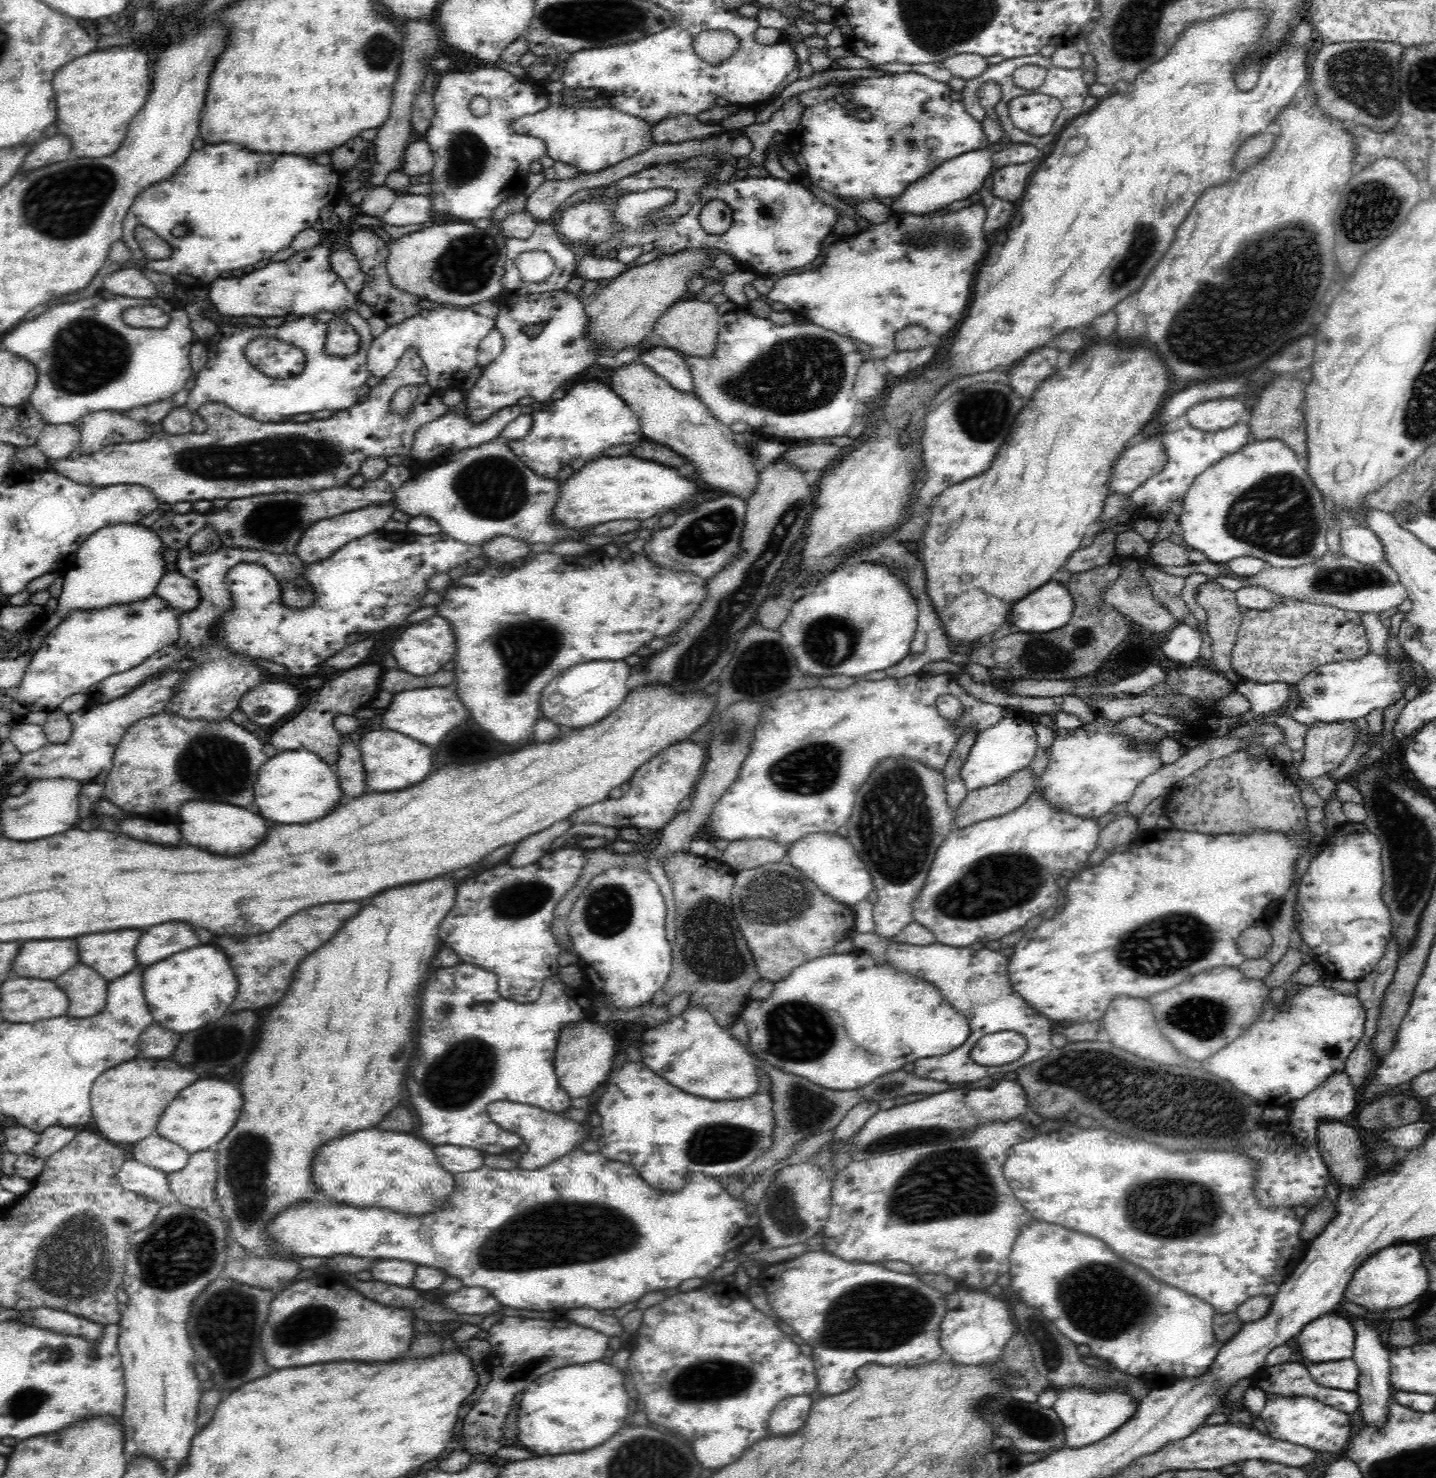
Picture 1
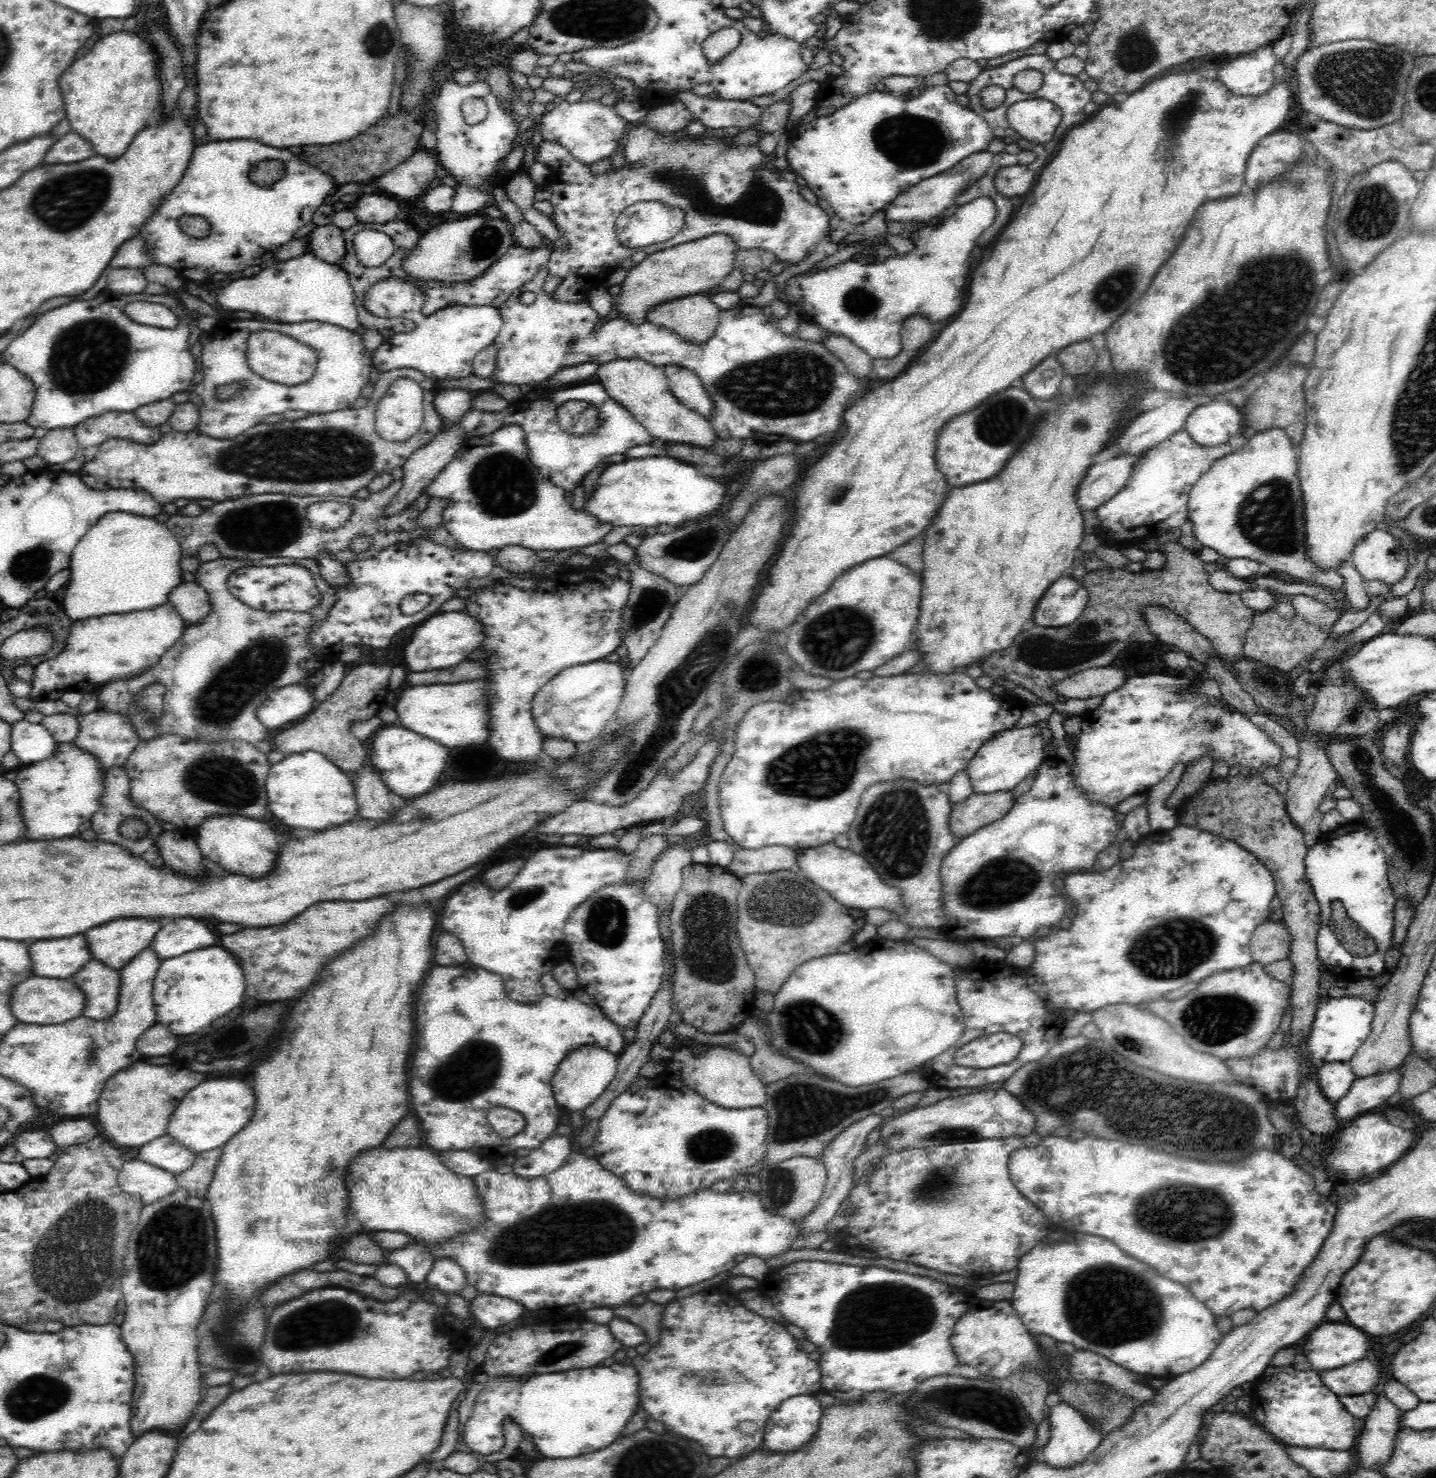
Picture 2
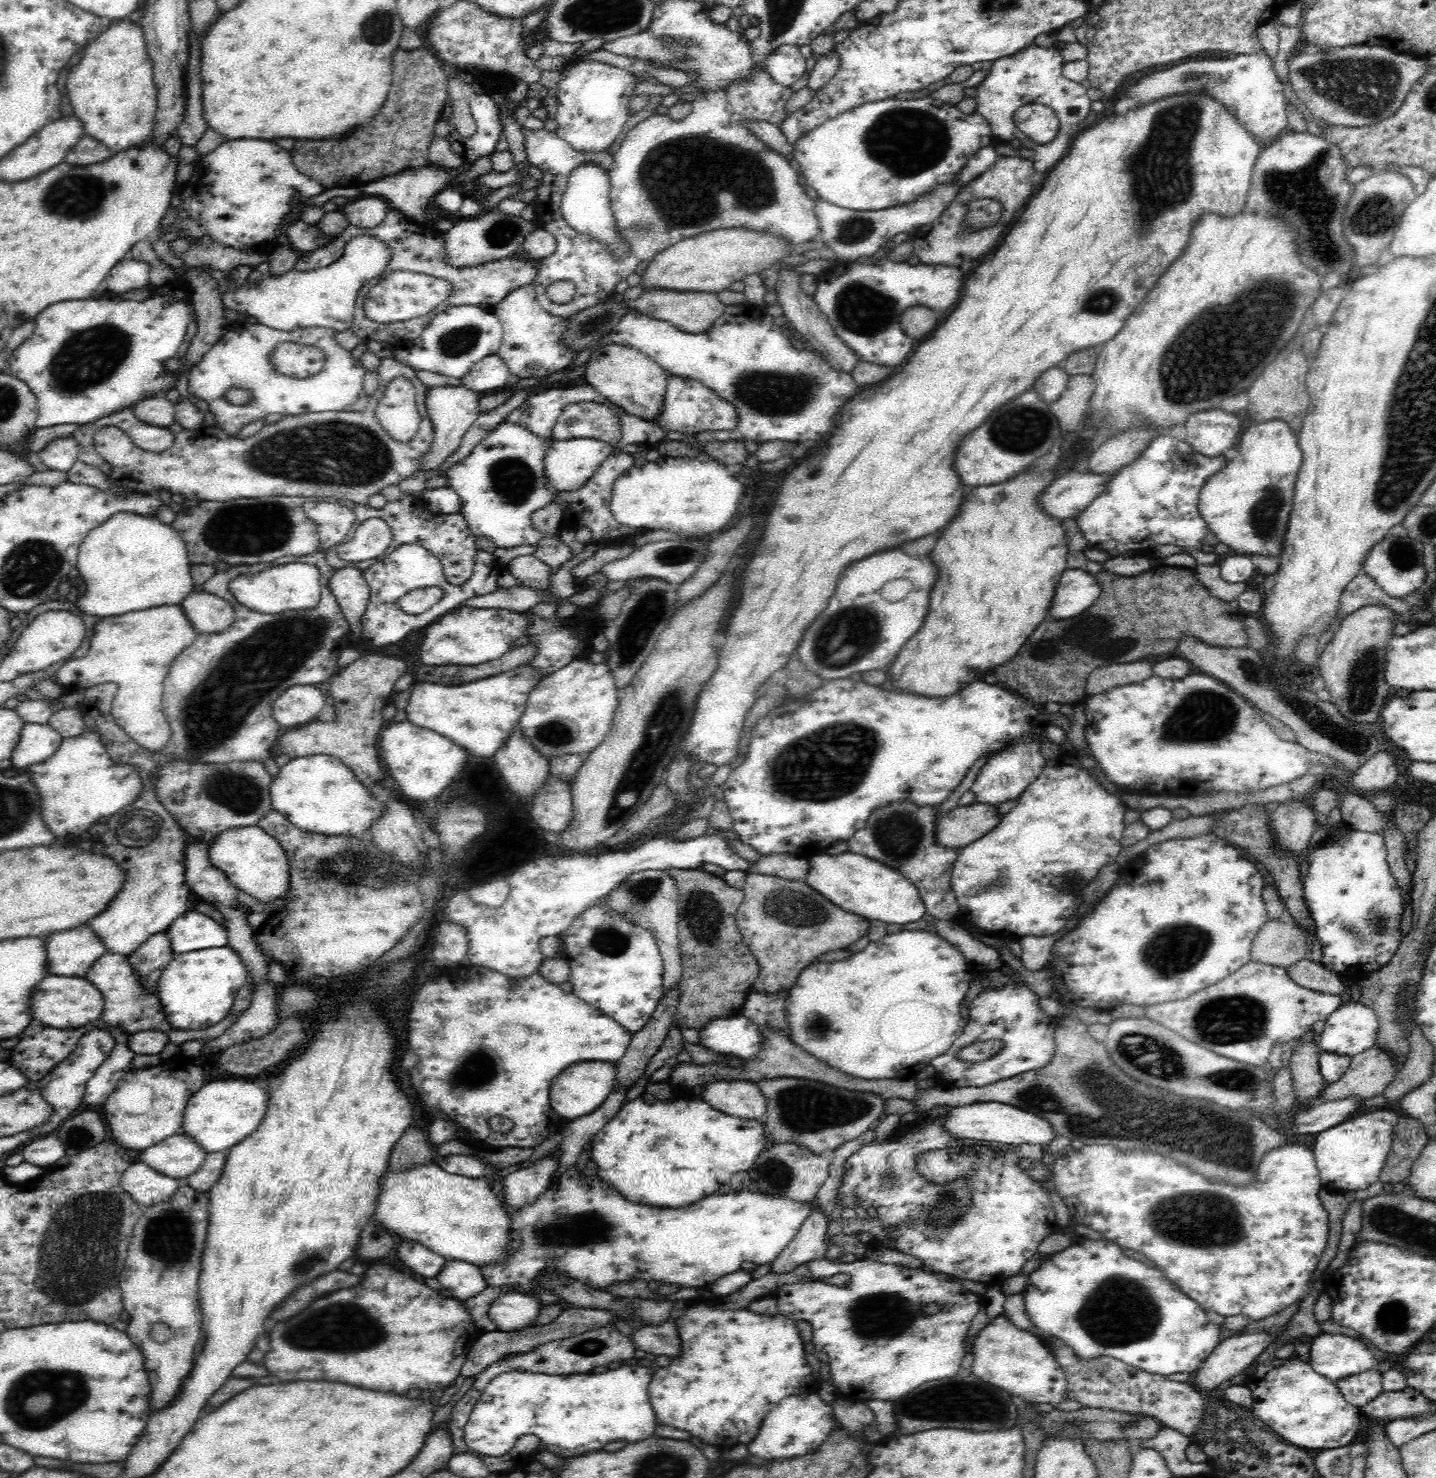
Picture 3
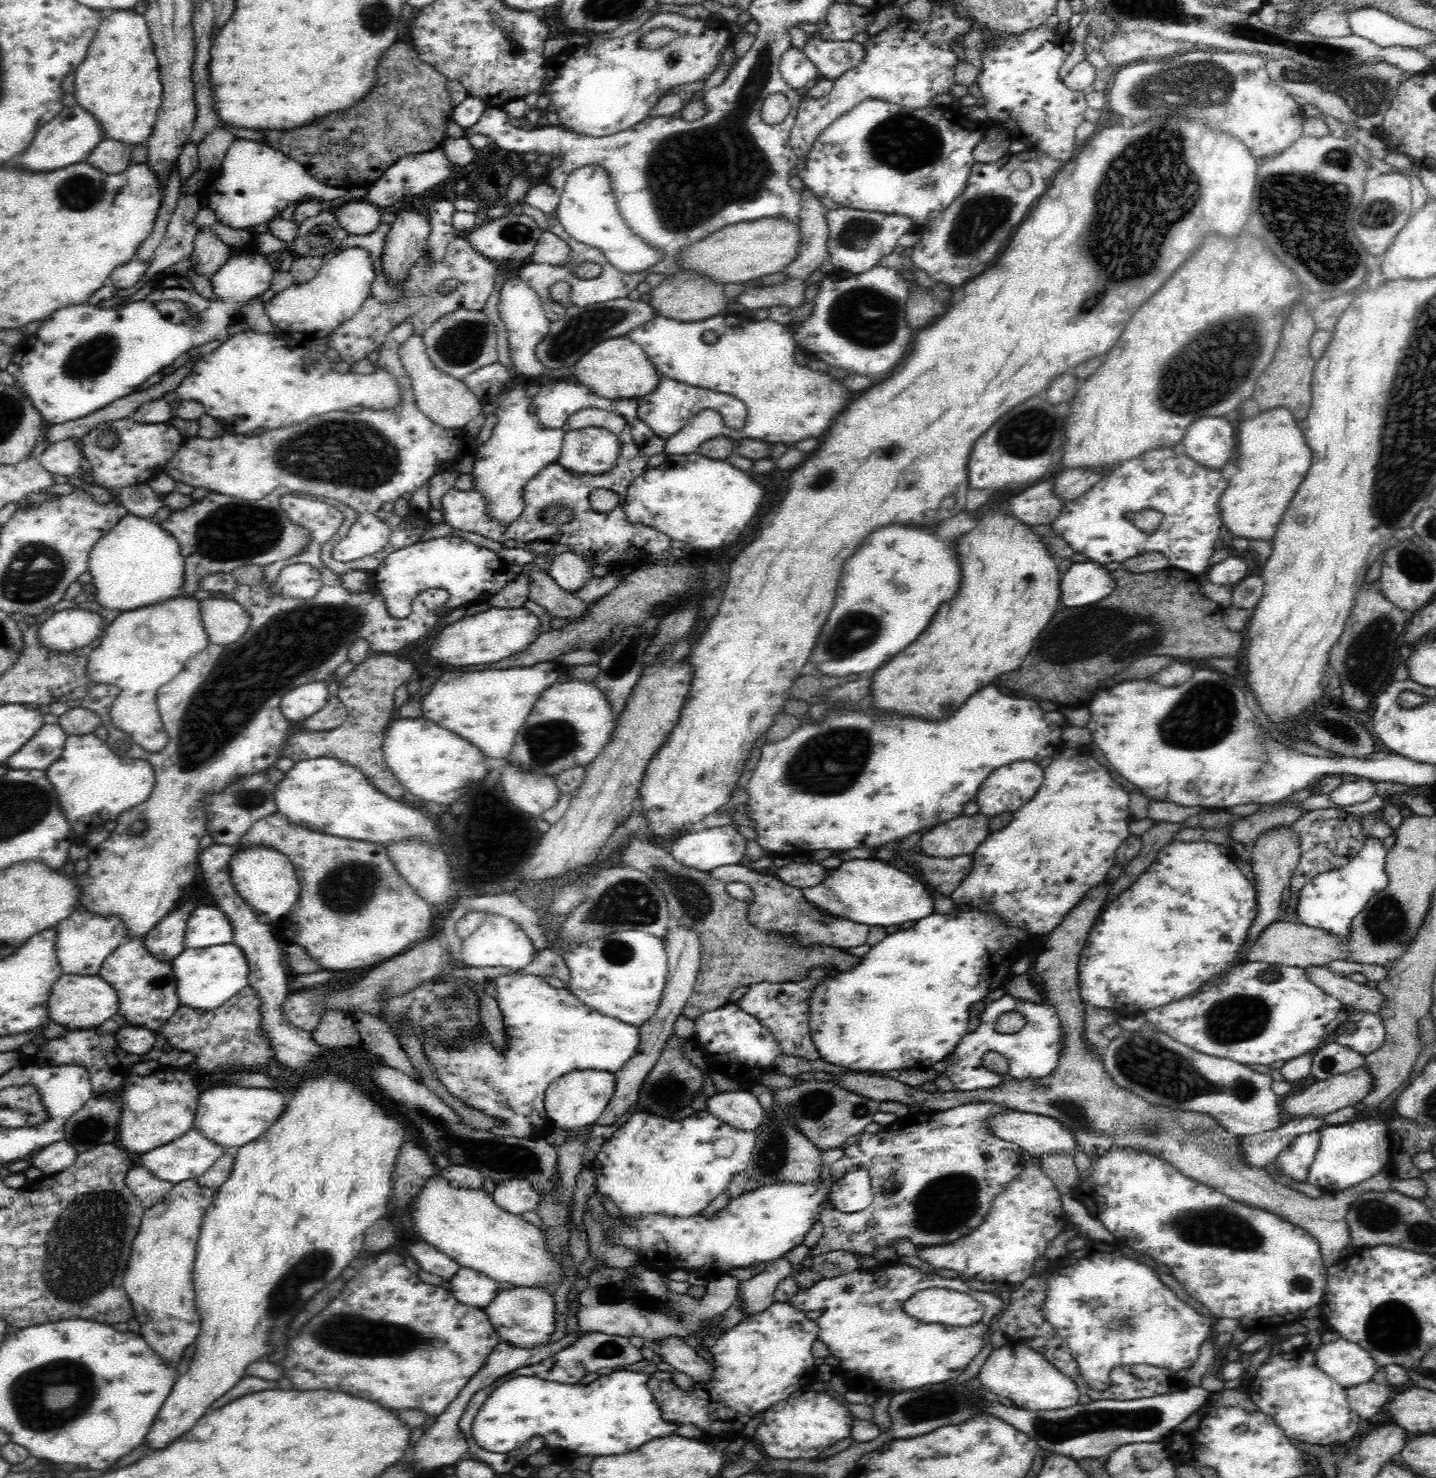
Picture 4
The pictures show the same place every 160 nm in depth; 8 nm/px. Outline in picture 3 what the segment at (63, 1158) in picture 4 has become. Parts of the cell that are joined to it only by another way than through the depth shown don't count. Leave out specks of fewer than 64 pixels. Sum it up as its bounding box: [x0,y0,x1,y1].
[20,1134,66,1171]

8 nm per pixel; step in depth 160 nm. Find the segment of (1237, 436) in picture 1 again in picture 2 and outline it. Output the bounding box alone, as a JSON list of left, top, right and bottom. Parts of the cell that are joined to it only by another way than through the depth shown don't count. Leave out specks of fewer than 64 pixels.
[1094,428,1232,546]

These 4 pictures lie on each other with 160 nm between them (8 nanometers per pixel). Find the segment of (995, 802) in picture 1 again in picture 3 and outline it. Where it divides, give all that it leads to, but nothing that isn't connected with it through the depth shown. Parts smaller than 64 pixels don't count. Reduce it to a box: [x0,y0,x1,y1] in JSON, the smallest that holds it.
[934,804,1000,850]

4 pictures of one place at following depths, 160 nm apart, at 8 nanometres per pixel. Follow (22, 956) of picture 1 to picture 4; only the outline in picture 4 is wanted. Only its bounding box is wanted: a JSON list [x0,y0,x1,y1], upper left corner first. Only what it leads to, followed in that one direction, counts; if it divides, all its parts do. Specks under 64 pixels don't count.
[55,908,128,975]

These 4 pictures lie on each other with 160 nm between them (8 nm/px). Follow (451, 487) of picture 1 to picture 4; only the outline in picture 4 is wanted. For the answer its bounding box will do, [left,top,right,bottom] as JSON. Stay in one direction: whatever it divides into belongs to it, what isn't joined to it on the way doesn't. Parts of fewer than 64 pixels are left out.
[473,386,565,523]

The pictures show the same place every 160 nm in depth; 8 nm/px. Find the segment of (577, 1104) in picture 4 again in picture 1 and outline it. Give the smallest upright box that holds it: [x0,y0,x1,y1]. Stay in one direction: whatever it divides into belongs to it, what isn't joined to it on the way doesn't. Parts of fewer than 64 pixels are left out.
[553,1021,619,1099]

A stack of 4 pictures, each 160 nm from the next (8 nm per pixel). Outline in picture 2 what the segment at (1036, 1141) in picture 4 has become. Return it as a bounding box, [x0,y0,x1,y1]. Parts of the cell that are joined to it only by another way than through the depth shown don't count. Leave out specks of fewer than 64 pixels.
[881,1088,1035,1148]

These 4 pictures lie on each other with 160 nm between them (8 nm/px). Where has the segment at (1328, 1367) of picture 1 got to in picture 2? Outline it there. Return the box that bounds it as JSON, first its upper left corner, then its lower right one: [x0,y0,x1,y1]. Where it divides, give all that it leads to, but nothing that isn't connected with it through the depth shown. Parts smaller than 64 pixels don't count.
[1320,1358,1382,1397]

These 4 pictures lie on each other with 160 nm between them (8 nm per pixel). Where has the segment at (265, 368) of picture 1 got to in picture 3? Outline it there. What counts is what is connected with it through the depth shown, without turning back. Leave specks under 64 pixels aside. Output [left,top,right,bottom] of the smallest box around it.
[271,342,325,378]

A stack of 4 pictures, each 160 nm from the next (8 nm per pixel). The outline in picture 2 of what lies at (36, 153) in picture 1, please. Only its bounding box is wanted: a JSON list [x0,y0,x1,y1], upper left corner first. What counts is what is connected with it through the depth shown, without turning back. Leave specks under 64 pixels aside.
[44,132,97,164]

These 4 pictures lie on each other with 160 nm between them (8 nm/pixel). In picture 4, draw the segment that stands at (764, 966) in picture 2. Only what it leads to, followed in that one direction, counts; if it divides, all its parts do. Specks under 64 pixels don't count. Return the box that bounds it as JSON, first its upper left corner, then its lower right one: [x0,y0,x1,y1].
[711,864,869,949]

